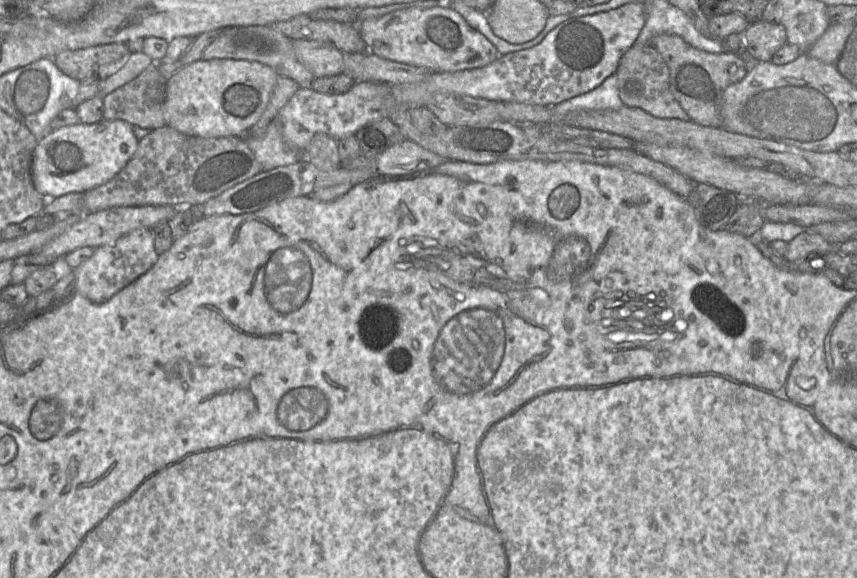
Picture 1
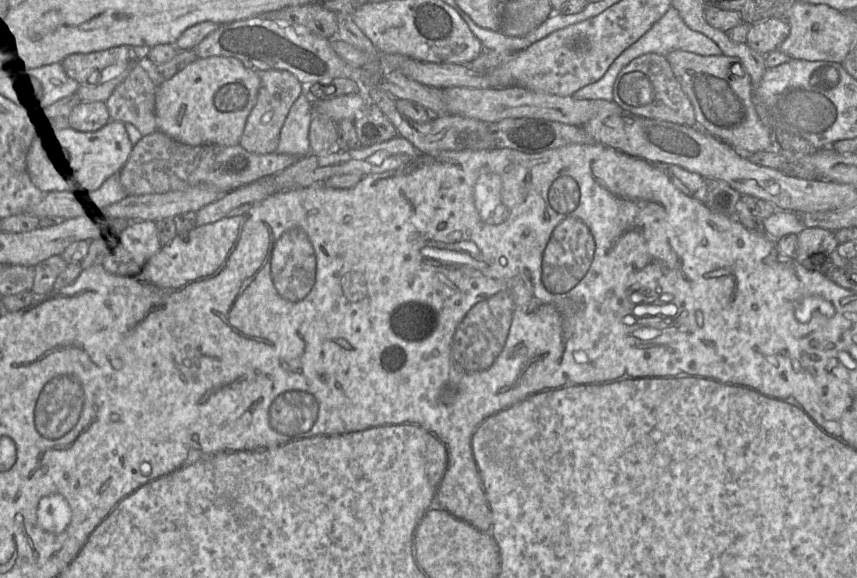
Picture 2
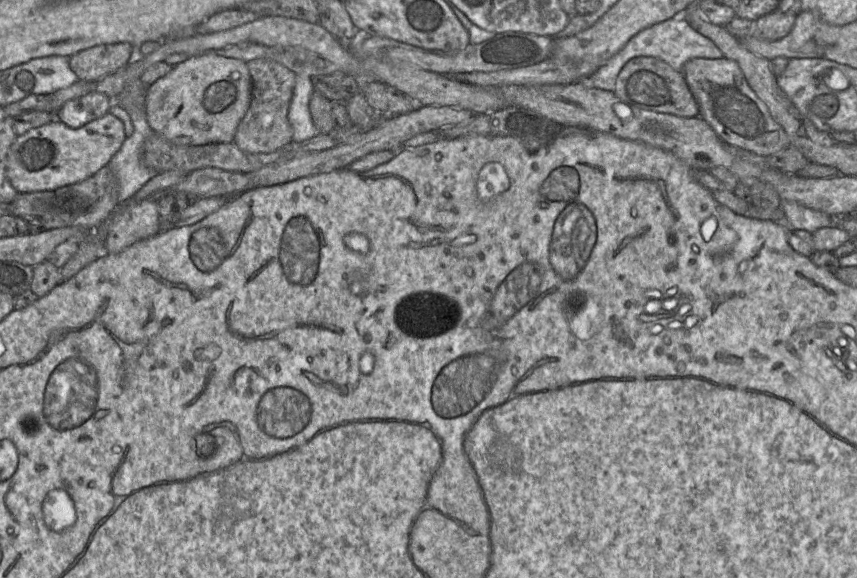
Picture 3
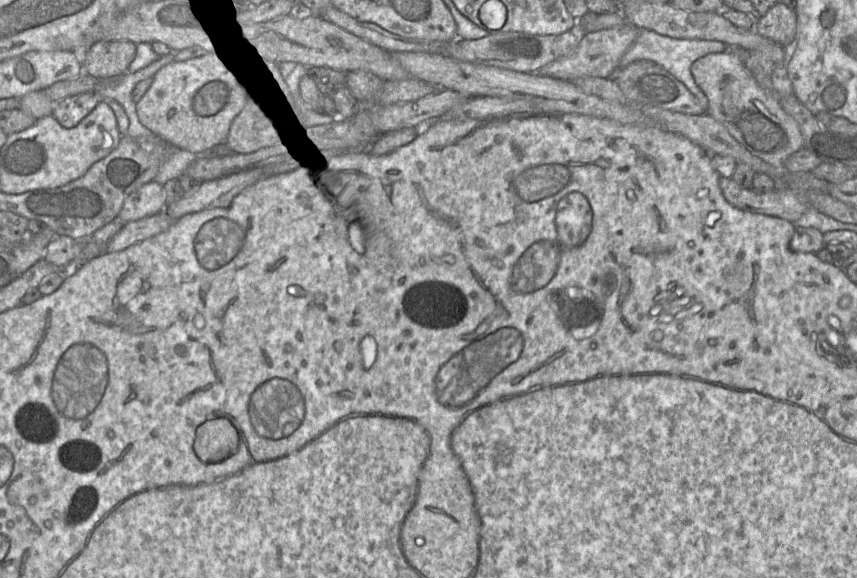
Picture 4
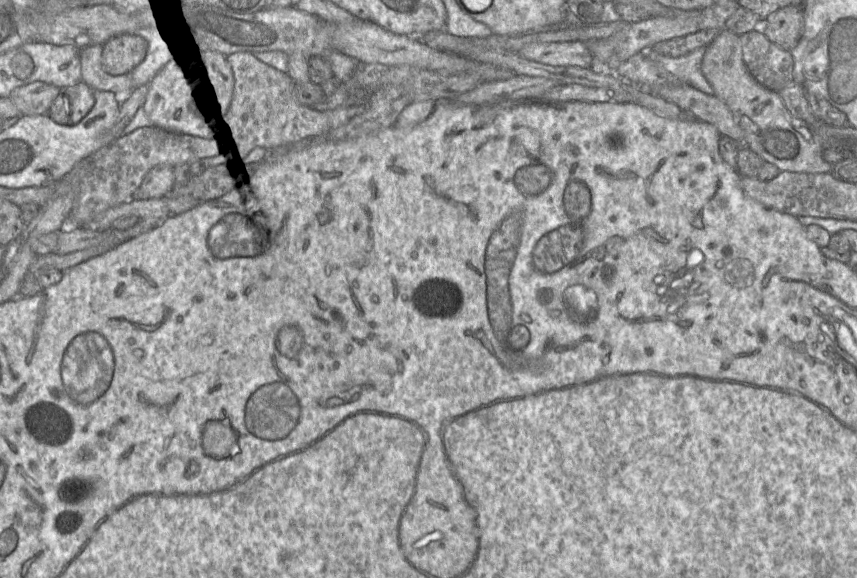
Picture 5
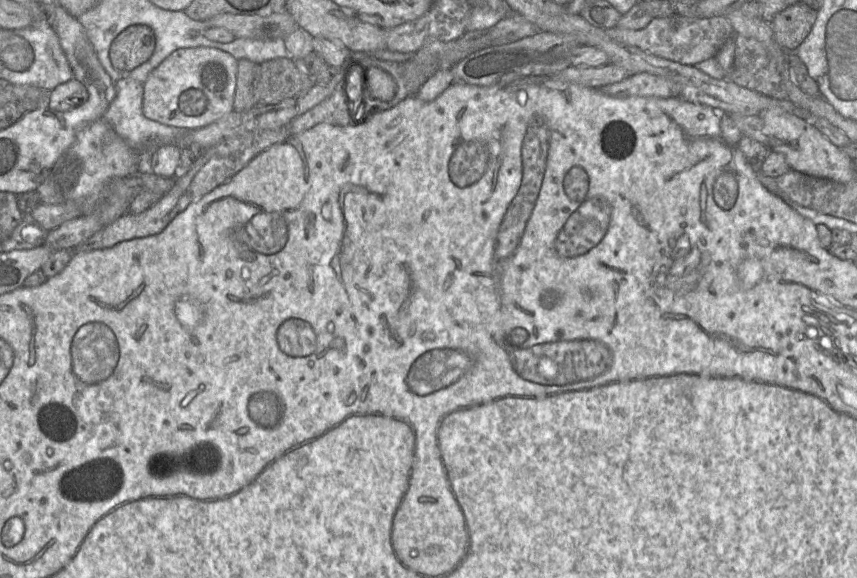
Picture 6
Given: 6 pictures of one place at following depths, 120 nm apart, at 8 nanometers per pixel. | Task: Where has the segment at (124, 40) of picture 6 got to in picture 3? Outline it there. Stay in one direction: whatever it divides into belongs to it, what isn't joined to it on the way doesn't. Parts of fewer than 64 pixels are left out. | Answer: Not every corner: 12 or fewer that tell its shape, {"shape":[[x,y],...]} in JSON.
{"shape":[[102,44],[69,57],[95,82],[128,64],[132,45]]}

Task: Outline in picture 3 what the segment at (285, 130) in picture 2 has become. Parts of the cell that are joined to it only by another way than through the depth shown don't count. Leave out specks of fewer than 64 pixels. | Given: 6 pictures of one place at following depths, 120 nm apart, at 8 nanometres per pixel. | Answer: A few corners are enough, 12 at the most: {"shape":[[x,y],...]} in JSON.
{"shape":[[296,75],[288,109],[292,142],[319,135],[309,110],[312,78]]}

